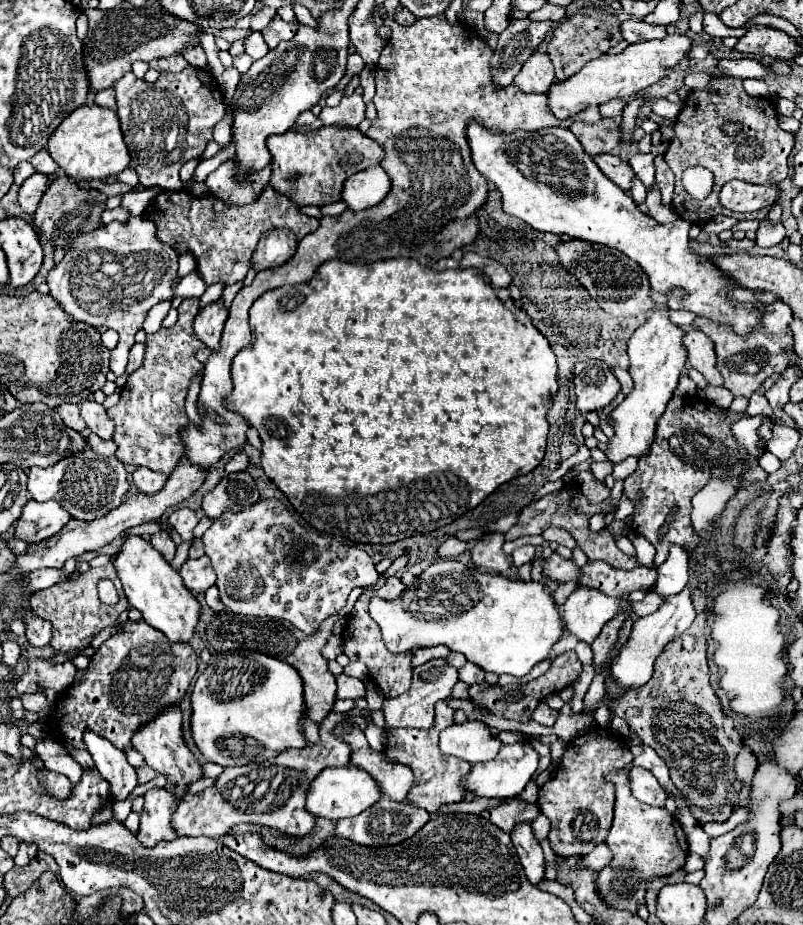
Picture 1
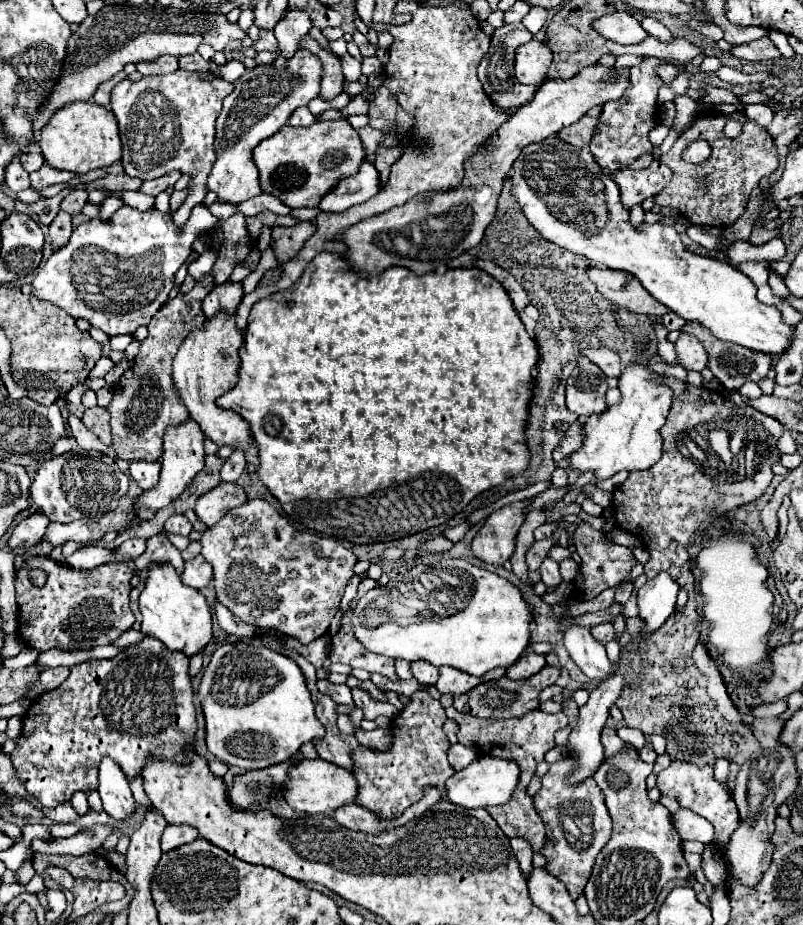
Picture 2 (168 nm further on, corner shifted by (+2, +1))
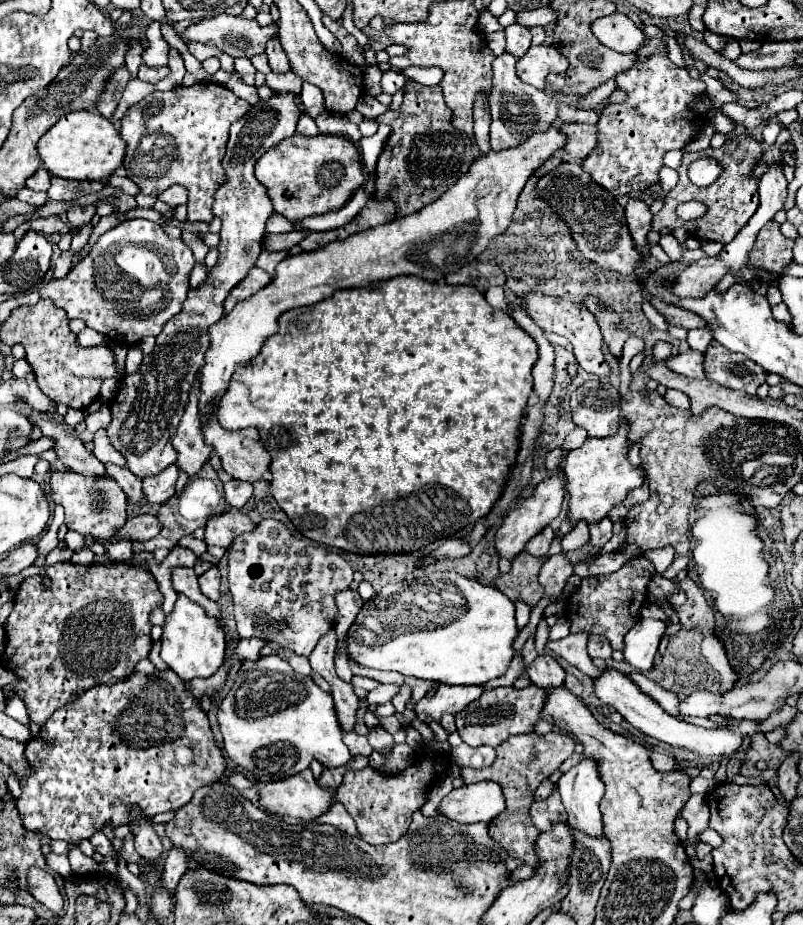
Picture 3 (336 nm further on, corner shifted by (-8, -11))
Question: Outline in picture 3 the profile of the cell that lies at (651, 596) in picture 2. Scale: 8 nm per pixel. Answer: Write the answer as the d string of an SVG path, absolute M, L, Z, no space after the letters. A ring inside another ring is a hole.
M640 619L626 635L624 661L638 671L648 671L654 665L654 657L658 653L658 645L664 633L664 621Z

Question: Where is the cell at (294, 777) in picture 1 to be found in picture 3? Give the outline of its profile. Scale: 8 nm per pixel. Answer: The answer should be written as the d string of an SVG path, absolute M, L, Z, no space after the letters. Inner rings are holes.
M172 847L168 851L168 857L166 857L166 863L164 863L164 873L162 873L162 885L170 895L176 893L178 881L186 873L186 867L188 867L186 853L180 847Z

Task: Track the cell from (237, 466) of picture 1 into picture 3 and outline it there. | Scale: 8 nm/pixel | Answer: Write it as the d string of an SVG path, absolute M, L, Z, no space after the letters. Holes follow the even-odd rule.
M228 481L224 485L224 499L230 505L230 509L242 509L242 505L252 497L252 485L244 481Z

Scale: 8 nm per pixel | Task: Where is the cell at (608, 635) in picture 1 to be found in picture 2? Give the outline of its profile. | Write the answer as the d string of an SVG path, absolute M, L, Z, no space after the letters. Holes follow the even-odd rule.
M600 623L600 625L594 625L592 627L592 635L602 641L602 643L608 643L614 639L614 627L612 623Z

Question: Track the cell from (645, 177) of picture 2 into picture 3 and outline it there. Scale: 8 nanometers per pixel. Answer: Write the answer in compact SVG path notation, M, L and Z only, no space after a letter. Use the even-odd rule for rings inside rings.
M630 199L626 203L626 223L628 223L630 235L634 237L636 247L646 245L646 235L650 231L650 219L652 219L652 213L644 201Z

